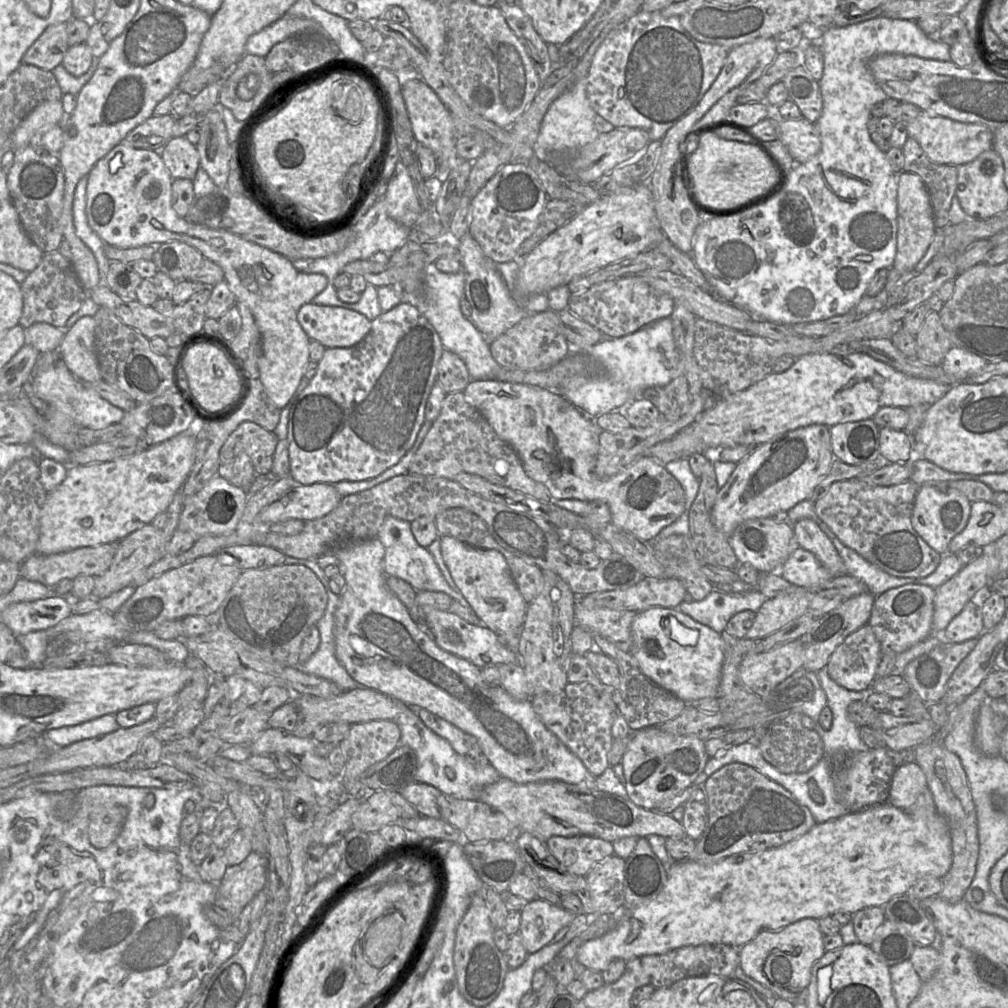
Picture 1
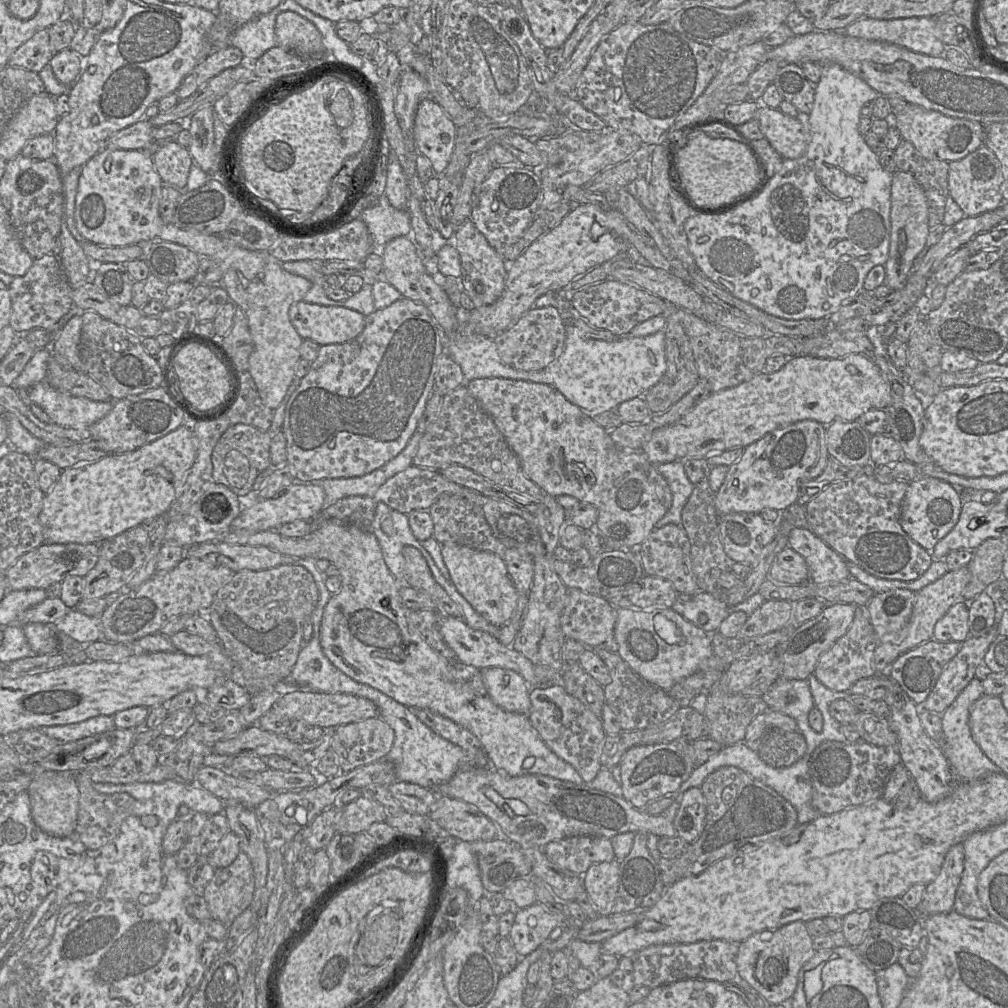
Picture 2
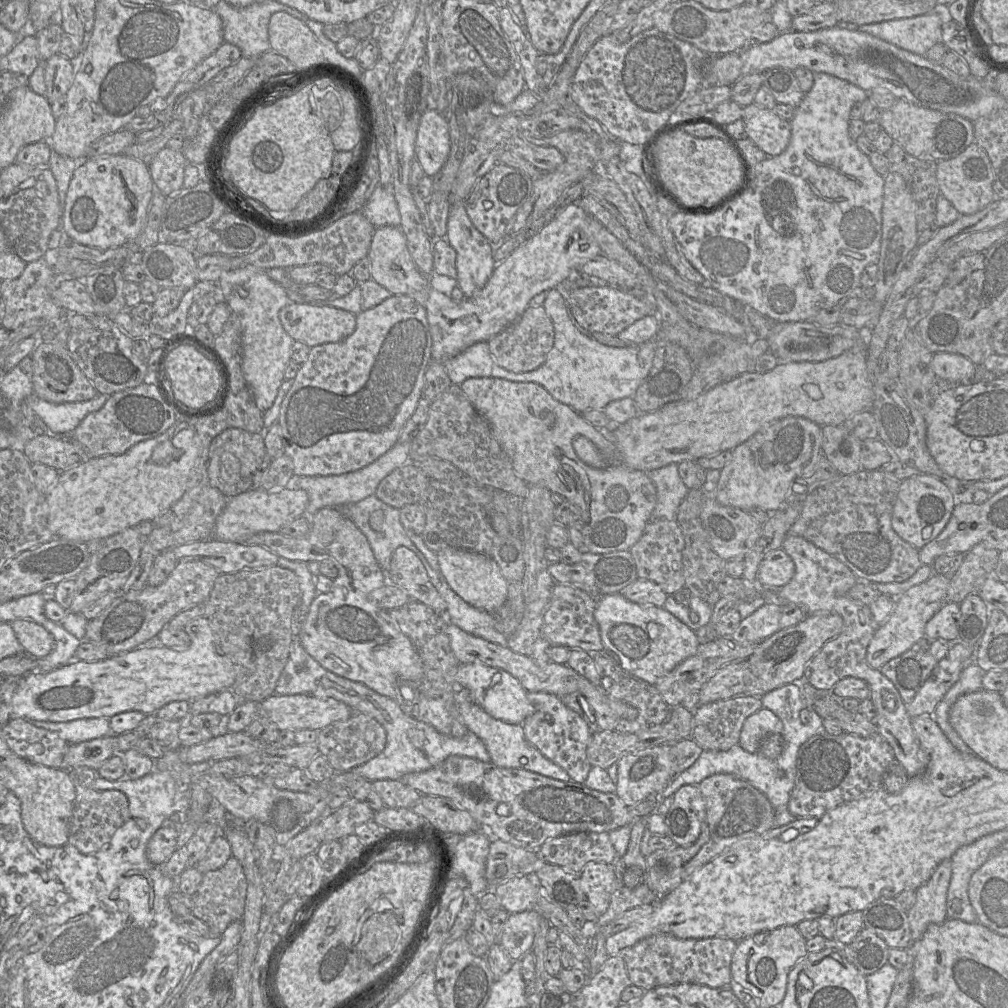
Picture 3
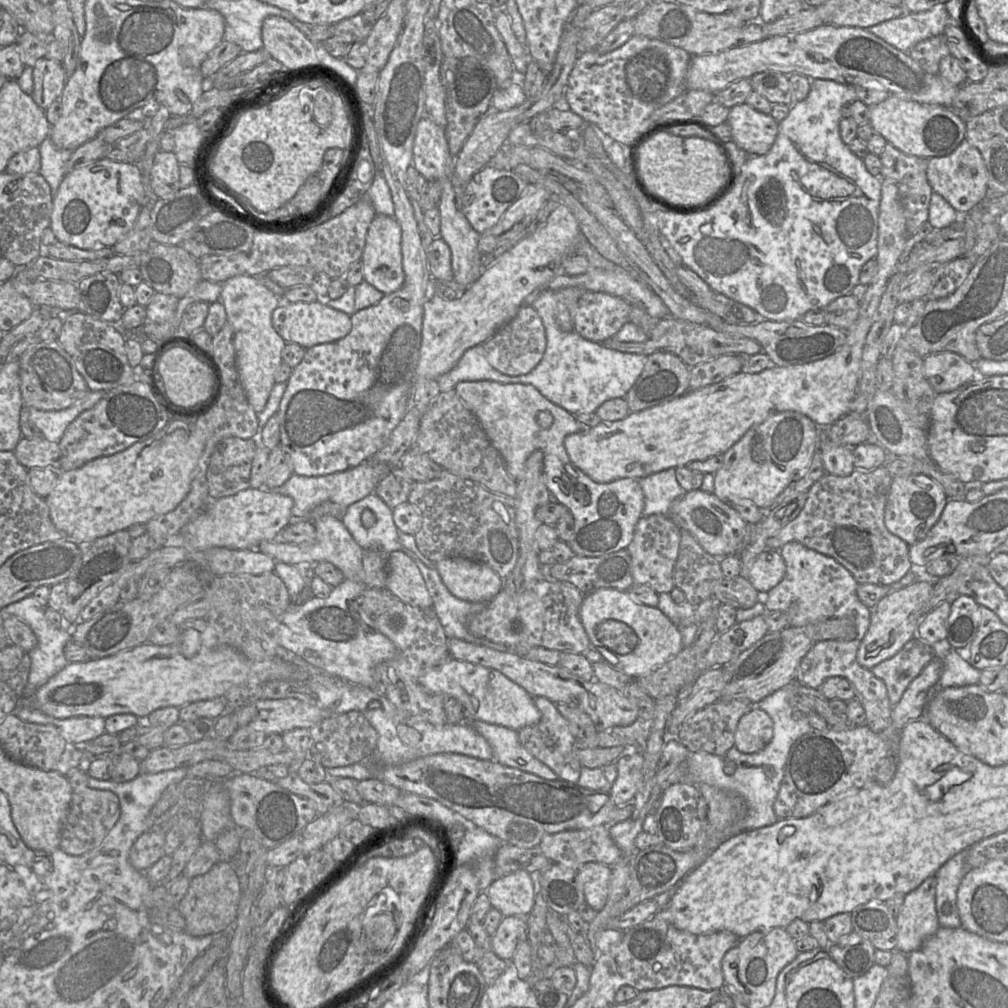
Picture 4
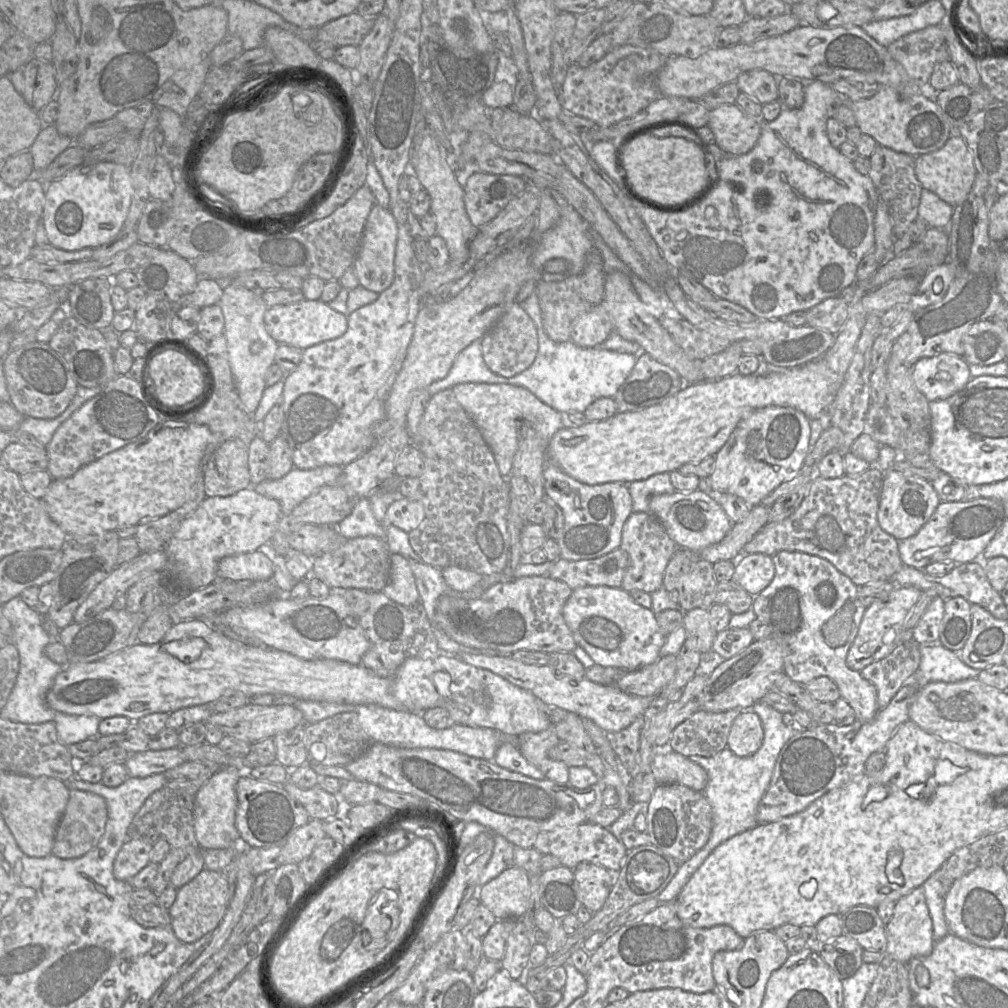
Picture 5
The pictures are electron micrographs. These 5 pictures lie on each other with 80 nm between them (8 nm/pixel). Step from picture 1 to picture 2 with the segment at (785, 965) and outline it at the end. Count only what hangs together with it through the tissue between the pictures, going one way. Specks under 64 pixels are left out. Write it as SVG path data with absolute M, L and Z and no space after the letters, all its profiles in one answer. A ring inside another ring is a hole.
M794 921L775 930L764 930L751 935L739 944L737 970L768 1004L787 1004L797 987L803 965L816 953L813 938L803 921Z

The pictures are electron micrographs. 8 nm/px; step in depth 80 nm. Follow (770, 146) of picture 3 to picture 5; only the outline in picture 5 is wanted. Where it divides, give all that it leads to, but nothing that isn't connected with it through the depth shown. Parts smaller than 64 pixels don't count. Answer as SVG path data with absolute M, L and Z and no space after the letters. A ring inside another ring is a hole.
M725 104L710 110L707 126L719 148L742 155L757 144L763 122L762 118L747 115L736 104Z

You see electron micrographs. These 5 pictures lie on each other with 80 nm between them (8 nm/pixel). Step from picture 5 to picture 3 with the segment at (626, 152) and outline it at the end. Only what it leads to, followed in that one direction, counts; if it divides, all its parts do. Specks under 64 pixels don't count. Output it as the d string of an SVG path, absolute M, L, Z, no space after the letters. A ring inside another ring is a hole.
M677 130L658 138L647 150L645 156L647 173L653 185L678 203L687 206L709 206L721 198L737 194L744 187L747 166L733 141L699 138Z

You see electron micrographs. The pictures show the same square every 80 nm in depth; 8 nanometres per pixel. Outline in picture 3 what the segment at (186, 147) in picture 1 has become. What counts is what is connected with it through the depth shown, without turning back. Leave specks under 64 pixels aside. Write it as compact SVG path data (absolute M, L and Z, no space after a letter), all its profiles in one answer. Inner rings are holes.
M163 147L149 162L154 186L165 196L183 188L184 170L188 164L181 150Z

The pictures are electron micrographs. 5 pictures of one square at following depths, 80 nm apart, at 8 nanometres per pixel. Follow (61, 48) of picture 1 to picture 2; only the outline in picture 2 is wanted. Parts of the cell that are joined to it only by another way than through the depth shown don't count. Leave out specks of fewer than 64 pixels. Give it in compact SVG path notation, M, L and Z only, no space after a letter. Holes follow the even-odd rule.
M48 28L36 32L10 56L8 66L20 67L38 73L48 65L53 52Z

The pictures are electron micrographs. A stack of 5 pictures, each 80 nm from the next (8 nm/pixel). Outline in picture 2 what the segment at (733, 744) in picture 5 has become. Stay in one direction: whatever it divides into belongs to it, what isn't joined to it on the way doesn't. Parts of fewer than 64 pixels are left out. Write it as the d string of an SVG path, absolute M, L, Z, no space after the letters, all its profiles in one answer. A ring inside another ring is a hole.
M766 710L757 715L747 727L744 743L758 752L765 735L773 728L798 730L796 721L781 712Z

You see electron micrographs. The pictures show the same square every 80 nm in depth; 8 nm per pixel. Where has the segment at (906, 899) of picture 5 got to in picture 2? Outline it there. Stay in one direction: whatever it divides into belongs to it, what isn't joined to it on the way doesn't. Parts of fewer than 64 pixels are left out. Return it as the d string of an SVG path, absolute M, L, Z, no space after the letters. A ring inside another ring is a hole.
M963 843L953 845L945 856L937 878L926 885L916 911L922 917L953 910L956 891L964 870Z

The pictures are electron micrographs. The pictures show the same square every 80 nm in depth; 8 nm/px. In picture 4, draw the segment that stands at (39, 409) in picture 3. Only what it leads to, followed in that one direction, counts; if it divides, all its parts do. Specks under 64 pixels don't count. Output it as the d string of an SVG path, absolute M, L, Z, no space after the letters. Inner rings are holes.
M89 391L84 398L62 410L44 411L29 407L29 418L44 438L58 443L68 425L82 412L94 407L106 395L106 392Z

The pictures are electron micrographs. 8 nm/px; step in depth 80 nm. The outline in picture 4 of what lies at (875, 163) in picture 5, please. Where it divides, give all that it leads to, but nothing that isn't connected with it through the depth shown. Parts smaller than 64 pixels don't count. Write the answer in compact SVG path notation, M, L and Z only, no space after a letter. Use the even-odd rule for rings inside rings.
M889 143L879 157L882 163L880 178L889 179L897 186L899 200L906 217L908 235L913 235L923 223L928 221L930 199L933 193L926 175L928 159L907 155Z

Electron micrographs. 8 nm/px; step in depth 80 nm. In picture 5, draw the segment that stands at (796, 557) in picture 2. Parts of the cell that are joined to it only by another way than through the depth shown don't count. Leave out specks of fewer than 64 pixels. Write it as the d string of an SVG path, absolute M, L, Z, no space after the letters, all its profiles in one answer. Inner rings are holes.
M761 553L743 554L736 560L732 580L750 595L756 596L771 583L774 575L772 556Z

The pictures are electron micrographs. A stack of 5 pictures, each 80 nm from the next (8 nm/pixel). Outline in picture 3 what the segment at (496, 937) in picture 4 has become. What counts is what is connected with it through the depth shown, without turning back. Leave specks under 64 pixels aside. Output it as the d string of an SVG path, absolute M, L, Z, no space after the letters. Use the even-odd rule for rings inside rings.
M535 908L509 914L497 941L512 960L521 959L531 949L541 917Z

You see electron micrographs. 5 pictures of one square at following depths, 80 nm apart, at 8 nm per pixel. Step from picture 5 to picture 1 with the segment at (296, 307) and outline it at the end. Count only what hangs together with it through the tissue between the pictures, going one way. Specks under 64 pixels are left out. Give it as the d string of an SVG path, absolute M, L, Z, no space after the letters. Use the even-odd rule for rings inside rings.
M312 302L301 306L297 319L308 337L326 348L354 346L371 329L371 321L358 311Z

